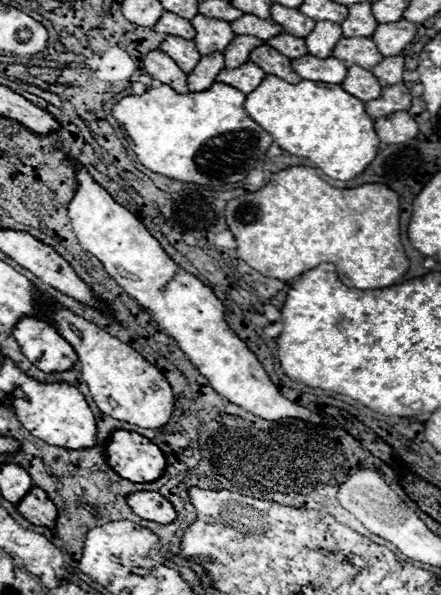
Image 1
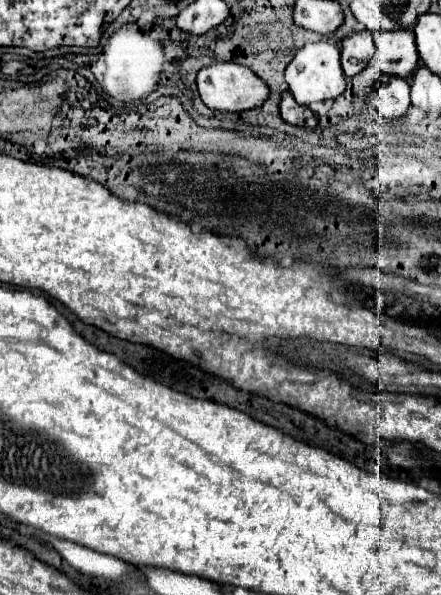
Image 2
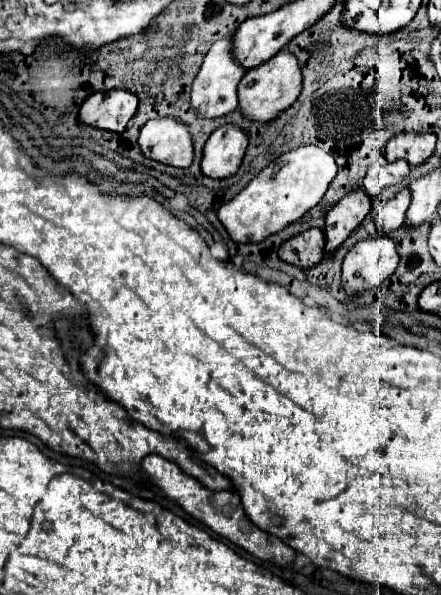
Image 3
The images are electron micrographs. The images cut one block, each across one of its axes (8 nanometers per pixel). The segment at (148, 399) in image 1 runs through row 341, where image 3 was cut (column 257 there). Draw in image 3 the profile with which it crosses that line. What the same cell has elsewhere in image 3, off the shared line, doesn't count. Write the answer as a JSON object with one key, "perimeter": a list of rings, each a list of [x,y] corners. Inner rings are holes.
{"perimeter":[[[280,50],[276,56],[272,56],[264,64],[250,68],[244,74],[244,78],[240,80],[238,98],[240,98],[242,114],[252,120],[260,120],[260,122],[274,120],[282,110],[286,110],[288,106],[294,104],[300,90],[302,90],[302,74],[300,74],[296,56],[286,50]]]}

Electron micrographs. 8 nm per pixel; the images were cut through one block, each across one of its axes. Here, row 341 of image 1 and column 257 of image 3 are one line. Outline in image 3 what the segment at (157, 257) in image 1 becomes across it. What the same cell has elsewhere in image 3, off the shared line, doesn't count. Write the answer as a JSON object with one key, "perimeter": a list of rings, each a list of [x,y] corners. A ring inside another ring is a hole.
{"perimeter":[[[314,144],[296,146],[270,162],[248,186],[218,210],[218,218],[234,242],[260,242],[300,220],[324,196],[338,166],[332,154]]]}

